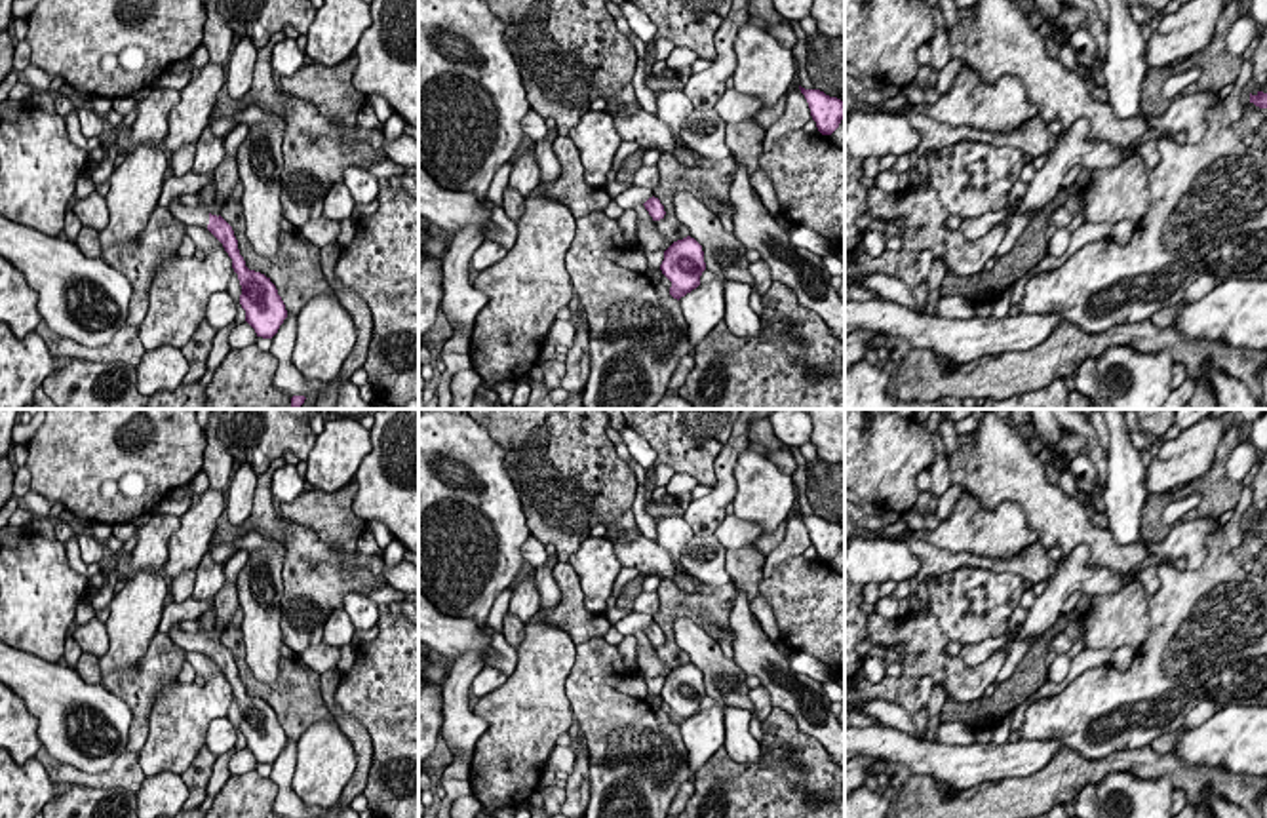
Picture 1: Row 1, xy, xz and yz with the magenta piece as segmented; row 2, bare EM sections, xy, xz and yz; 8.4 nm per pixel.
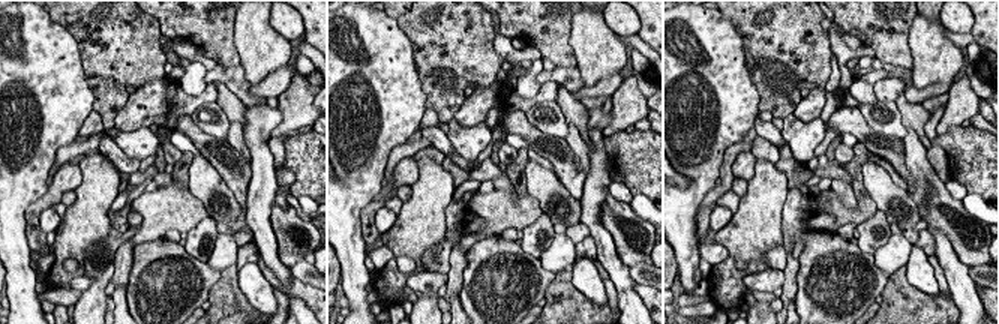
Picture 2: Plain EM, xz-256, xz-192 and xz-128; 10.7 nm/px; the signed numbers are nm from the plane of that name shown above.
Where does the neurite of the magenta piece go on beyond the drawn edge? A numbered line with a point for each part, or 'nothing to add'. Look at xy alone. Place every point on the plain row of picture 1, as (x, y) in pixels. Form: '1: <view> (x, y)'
1: xy (196, 642)

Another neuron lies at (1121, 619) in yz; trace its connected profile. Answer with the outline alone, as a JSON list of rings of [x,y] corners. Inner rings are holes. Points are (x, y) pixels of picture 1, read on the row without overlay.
[[[1140,580],[1117,594],[1094,595],[1082,614],[1086,649],[1132,647],[1138,651],[1149,637],[1149,595]]]

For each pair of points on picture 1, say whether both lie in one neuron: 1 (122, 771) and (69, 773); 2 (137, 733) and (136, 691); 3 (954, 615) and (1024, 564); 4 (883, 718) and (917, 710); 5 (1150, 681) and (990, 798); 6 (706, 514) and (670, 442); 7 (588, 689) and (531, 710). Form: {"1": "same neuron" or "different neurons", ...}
{"1": "same neuron", "2": "same neuron", "3": "different neurons", "4": "different neurons", "5": "different neurons", "6": "different neurons", "7": "different neurons"}

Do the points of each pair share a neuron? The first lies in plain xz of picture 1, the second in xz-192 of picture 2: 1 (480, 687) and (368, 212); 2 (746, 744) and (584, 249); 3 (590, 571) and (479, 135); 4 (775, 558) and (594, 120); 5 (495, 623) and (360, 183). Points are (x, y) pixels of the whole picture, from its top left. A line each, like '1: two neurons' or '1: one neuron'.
1: two neurons
2: two neurons
3: one neuron
4: two neurons
5: two neurons

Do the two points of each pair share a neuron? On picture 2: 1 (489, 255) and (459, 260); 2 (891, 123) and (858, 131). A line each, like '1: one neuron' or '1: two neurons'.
1: two neurons
2: two neurons

